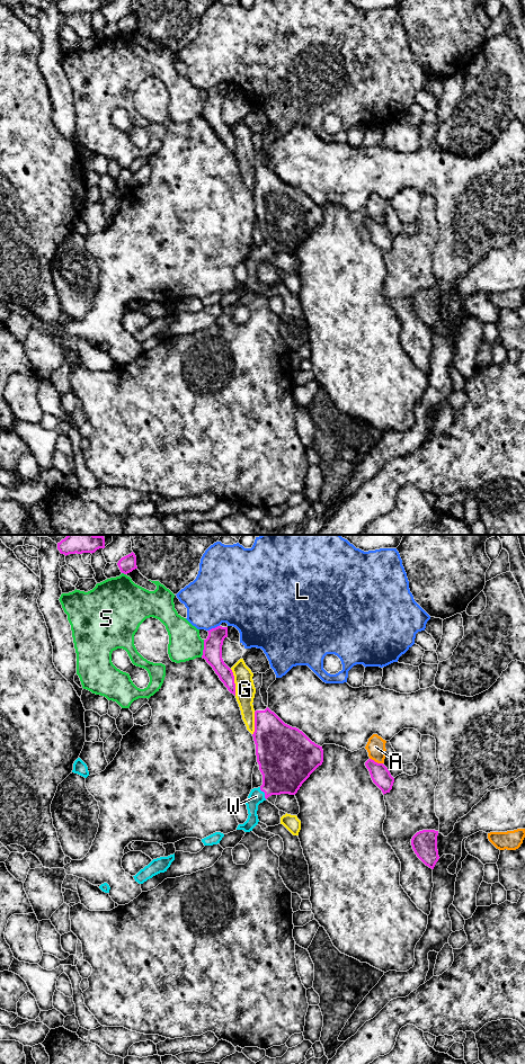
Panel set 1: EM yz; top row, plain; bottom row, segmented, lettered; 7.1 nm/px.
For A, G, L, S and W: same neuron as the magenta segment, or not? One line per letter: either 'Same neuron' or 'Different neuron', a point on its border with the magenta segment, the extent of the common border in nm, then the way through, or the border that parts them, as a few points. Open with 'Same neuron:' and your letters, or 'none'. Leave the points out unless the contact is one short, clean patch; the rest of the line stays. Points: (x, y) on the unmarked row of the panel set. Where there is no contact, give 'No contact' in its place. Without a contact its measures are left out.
Same neuron: W
A: Different neuron. Touches magenta at yz (376, 222). Shared border 100 nm
G: Different neuron. Touches magenta at yz (233, 142). Shared border 200 nm
L: Different neuron. Touches magenta at yz (213, 88). Shared border 100 nm. Boundary: yz (219, 85), (207, 90)
S: Different neuron. Touches magenta at yz (204, 108). Shared border 130 nm
W: Same neuron. Touches magenta at yz (264, 251). Shared border 100 nm. Path across: yz (285, 224), (282, 233), (264, 251), (256, 256)

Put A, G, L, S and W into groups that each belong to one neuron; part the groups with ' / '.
A / G / L / S / W

